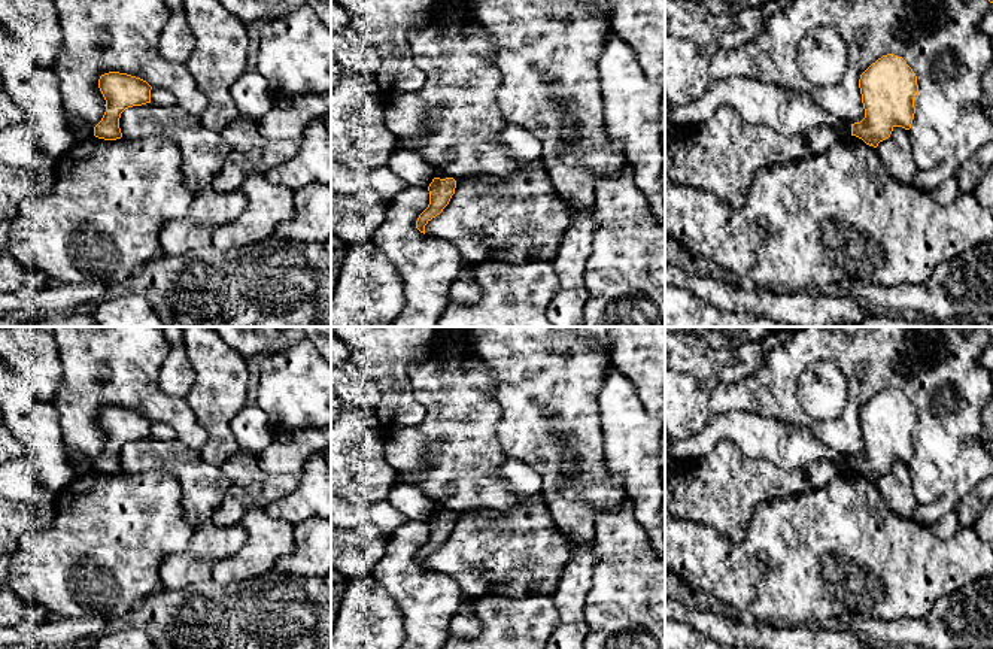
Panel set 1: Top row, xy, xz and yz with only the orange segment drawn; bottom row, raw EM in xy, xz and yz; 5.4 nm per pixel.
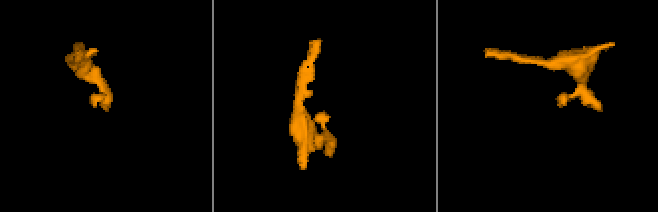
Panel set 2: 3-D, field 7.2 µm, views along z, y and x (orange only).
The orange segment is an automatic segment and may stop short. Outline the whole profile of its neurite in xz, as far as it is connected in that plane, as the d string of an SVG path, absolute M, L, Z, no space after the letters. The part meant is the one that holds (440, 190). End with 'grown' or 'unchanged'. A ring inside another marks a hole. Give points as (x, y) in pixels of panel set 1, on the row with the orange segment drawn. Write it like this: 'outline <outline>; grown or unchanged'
outline M434 178L428 186L429 191L429 204L419 215L416 221L416 228L425 234L425 225L440 215L443 209L449 204L452 195L455 194L456 181L453 178Z; unchanged

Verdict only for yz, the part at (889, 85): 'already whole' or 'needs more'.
already whole

